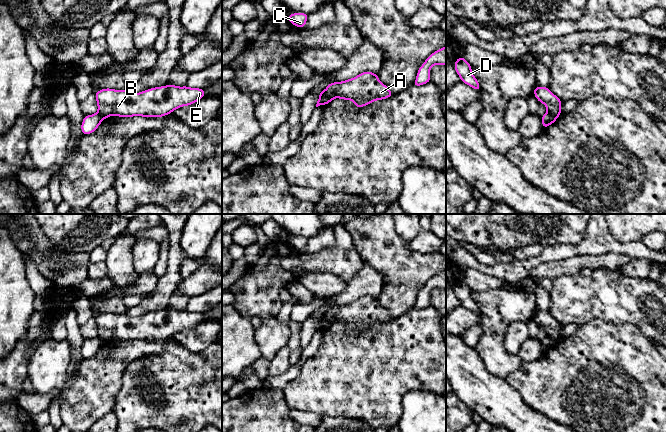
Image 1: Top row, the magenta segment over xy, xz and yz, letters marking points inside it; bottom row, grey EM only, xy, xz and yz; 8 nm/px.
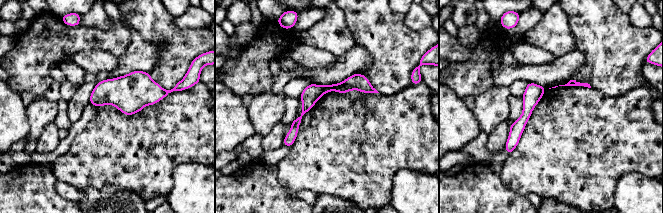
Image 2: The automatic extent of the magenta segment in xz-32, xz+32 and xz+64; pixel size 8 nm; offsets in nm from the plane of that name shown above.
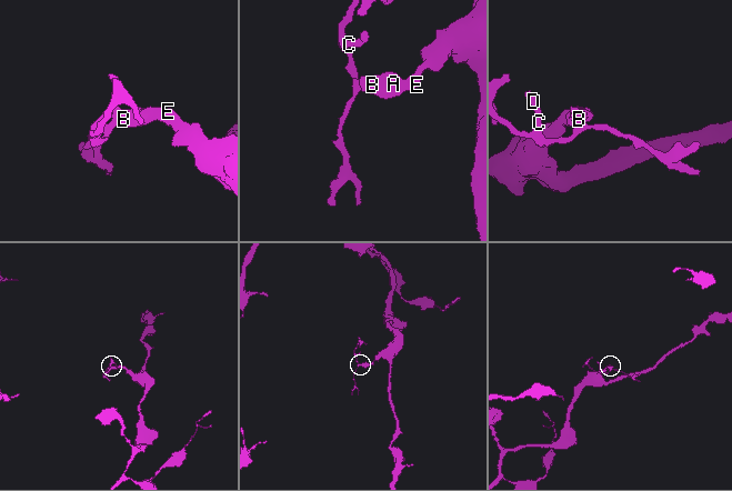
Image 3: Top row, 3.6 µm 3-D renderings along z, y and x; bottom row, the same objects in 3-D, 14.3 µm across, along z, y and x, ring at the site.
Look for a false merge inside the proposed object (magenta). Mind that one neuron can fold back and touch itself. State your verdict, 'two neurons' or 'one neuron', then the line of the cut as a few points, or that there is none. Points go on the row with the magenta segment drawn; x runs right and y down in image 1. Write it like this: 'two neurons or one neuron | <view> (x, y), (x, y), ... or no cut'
two neurons | yz (547, 112), (557, 117)

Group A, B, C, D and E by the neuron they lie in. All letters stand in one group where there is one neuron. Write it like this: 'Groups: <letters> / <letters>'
Groups: A B E / C D

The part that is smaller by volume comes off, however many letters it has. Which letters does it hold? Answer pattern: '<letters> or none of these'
C, D

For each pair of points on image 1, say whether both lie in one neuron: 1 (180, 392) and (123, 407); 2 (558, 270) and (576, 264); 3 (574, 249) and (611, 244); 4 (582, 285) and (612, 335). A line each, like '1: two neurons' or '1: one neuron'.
1: one neuron
2: one neuron
3: one neuron
4: two neurons

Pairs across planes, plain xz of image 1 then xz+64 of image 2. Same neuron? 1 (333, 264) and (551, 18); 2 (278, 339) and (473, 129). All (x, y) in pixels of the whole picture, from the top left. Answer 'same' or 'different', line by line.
1: same
2: different

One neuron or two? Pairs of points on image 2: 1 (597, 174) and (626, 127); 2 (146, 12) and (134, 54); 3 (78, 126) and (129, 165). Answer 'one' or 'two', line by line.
1: one
2: two
3: two

